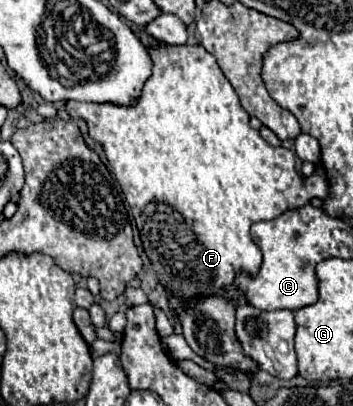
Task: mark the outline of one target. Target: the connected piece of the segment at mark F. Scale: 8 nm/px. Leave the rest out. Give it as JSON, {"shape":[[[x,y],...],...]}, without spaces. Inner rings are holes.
{"shape":[[[156,45],[156,47],[148,47],[148,53],[150,53],[150,59],[152,59],[152,75],[144,83],[142,95],[138,97],[138,101],[134,105],[120,107],[120,105],[114,105],[114,103],[66,101],[66,111],[68,111],[68,115],[72,119],[84,119],[86,125],[88,125],[90,137],[102,145],[102,149],[106,153],[106,159],[110,163],[110,169],[112,169],[114,177],[118,179],[118,183],[122,187],[122,193],[124,193],[124,197],[126,197],[126,201],[128,201],[128,205],[130,205],[130,209],[134,213],[134,221],[136,221],[136,227],[140,229],[140,237],[142,237],[142,247],[144,247],[146,255],[150,257],[152,267],[156,269],[156,273],[158,273],[158,277],[160,277],[160,281],[162,281],[162,285],[164,285],[164,289],[168,293],[170,307],[172,307],[174,315],[184,309],[184,301],[192,299],[196,295],[220,293],[220,295],[232,297],[236,301],[244,301],[244,295],[236,289],[232,279],[234,279],[234,275],[238,271],[246,271],[250,275],[256,275],[256,271],[258,271],[258,267],[262,263],[262,253],[260,253],[258,245],[250,239],[250,225],[256,223],[256,221],[268,221],[268,219],[278,217],[280,213],[284,213],[288,209],[306,205],[306,203],[310,203],[312,197],[326,199],[328,197],[328,181],[326,181],[324,169],[318,163],[316,171],[306,181],[300,179],[300,175],[296,171],[296,163],[294,163],[296,155],[290,149],[268,145],[260,137],[260,133],[250,127],[250,123],[248,123],[250,115],[242,109],[236,91],[232,89],[230,81],[220,71],[220,67],[216,63],[216,57],[212,53],[208,53],[202,45]]]}

